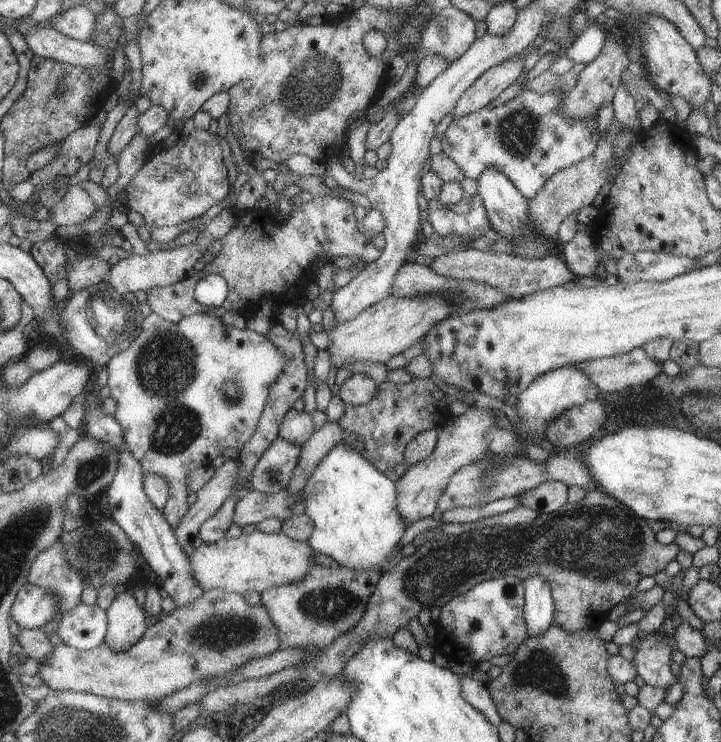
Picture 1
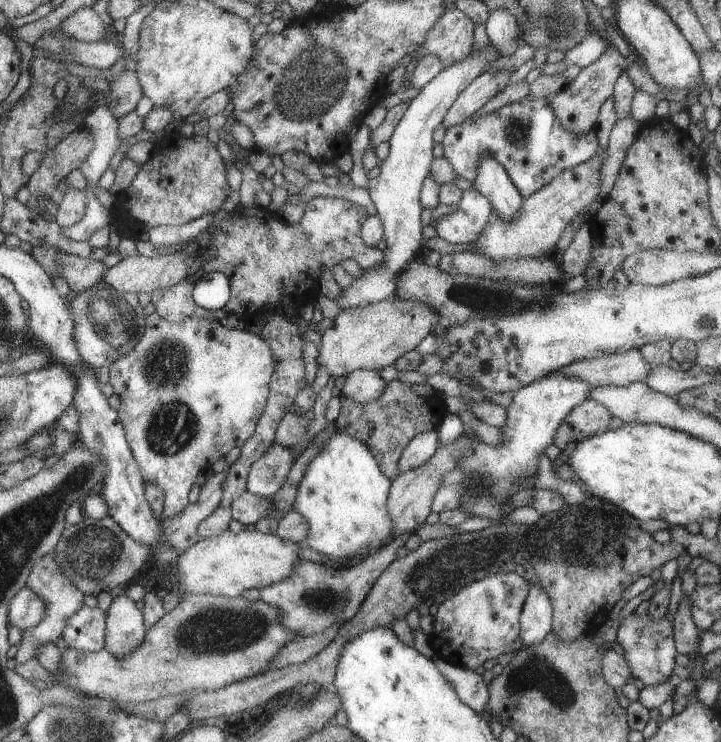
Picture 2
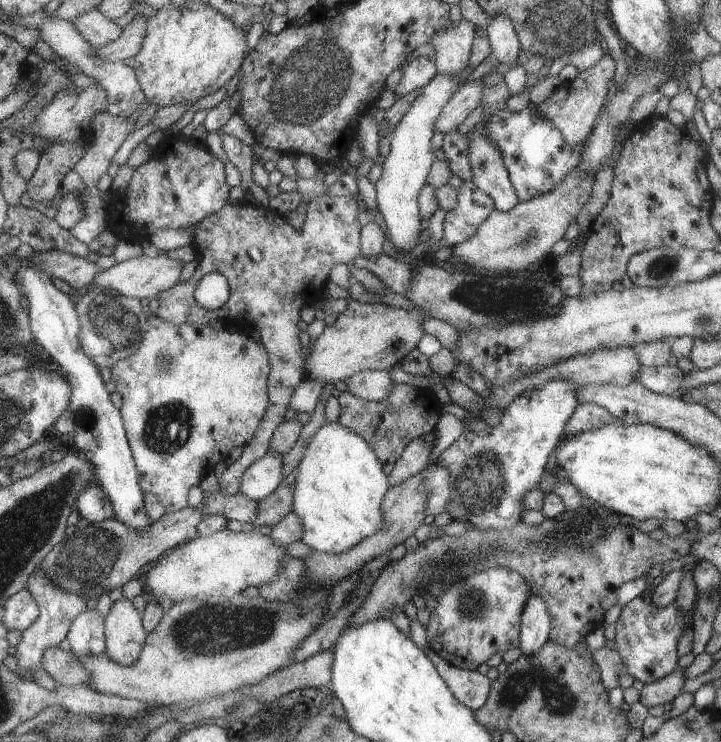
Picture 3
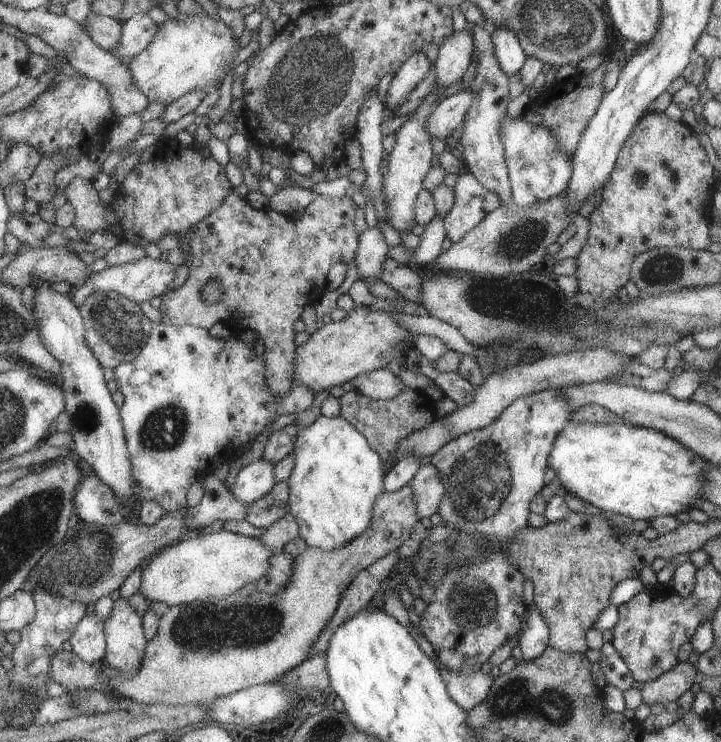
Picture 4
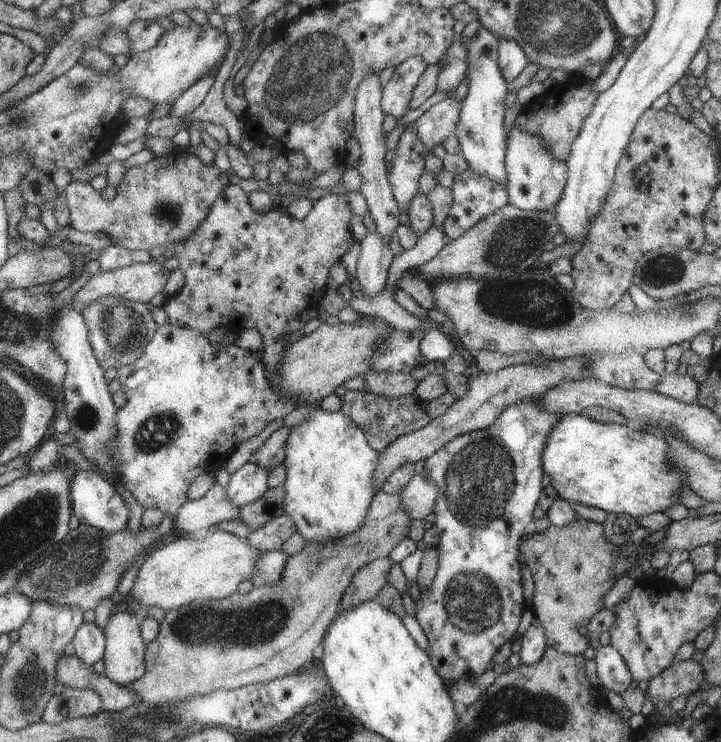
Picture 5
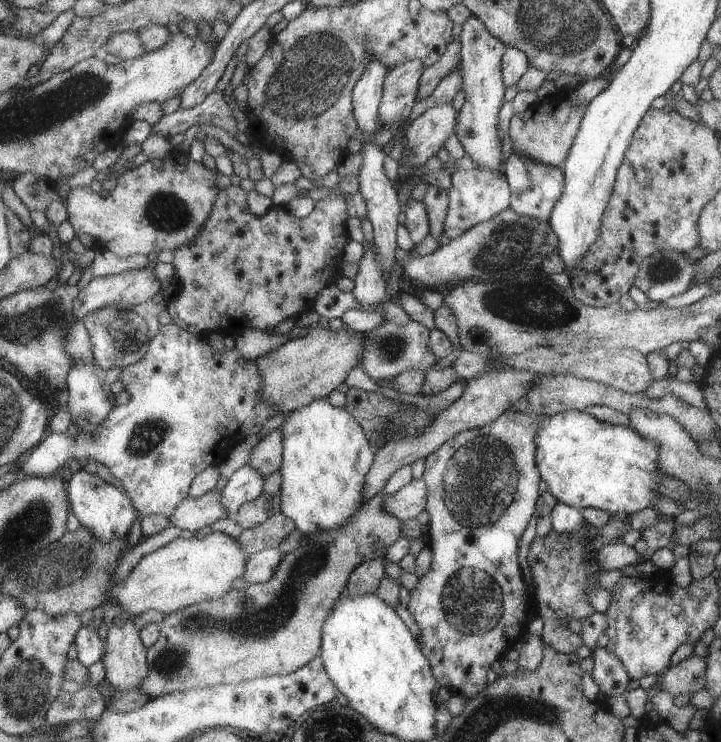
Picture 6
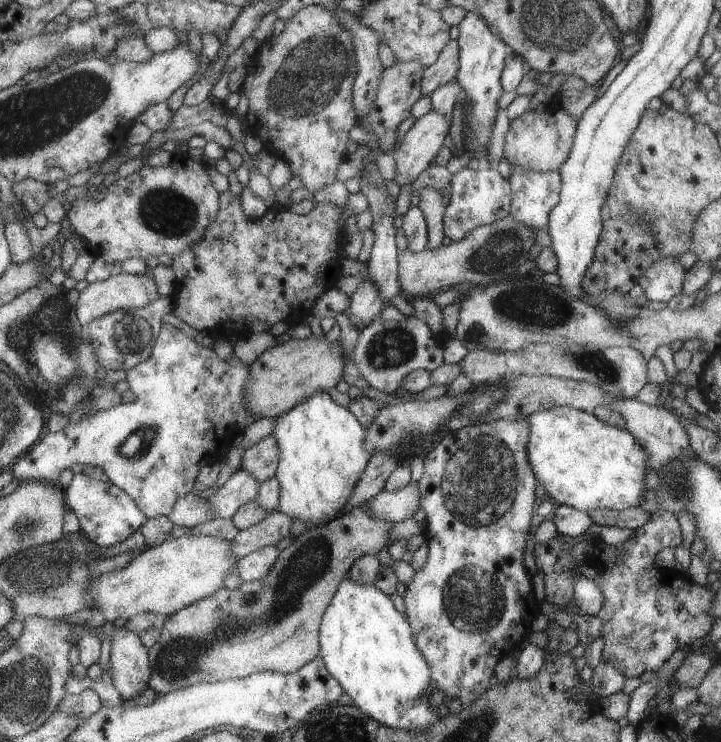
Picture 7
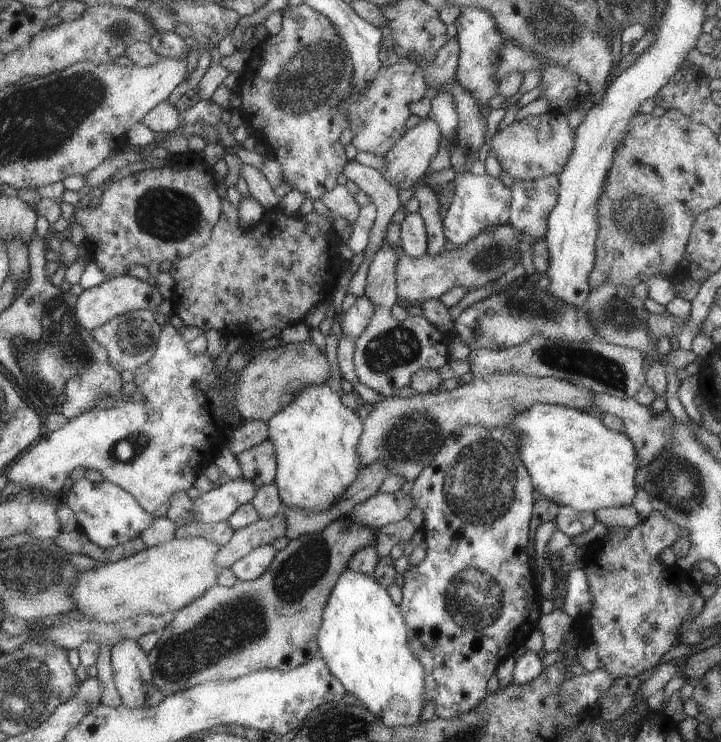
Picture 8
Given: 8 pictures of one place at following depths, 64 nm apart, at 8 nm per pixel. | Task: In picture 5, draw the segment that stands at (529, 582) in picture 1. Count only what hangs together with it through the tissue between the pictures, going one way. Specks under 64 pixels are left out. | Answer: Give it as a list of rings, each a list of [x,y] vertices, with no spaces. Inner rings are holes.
[[[530,613],[520,636],[519,658],[521,665],[536,663],[546,649],[546,638],[539,619]]]

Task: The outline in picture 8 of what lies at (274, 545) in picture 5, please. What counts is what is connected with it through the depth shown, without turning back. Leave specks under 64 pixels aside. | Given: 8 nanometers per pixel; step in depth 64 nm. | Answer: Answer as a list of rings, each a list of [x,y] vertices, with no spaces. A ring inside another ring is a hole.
[[[280,510],[270,518],[257,519],[243,528],[235,529],[230,540],[216,553],[214,563],[227,568],[255,547],[271,544],[275,538],[285,534],[284,518],[285,515]]]

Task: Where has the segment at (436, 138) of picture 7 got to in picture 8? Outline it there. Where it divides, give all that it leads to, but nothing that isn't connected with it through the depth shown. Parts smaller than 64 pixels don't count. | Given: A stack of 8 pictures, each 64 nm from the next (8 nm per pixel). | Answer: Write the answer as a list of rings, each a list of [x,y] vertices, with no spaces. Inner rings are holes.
[[[424,117],[402,134],[402,138],[386,152],[385,170],[379,170],[380,175],[397,190],[411,187],[428,170],[430,158],[438,151],[437,141],[441,138],[439,125],[432,118]]]

